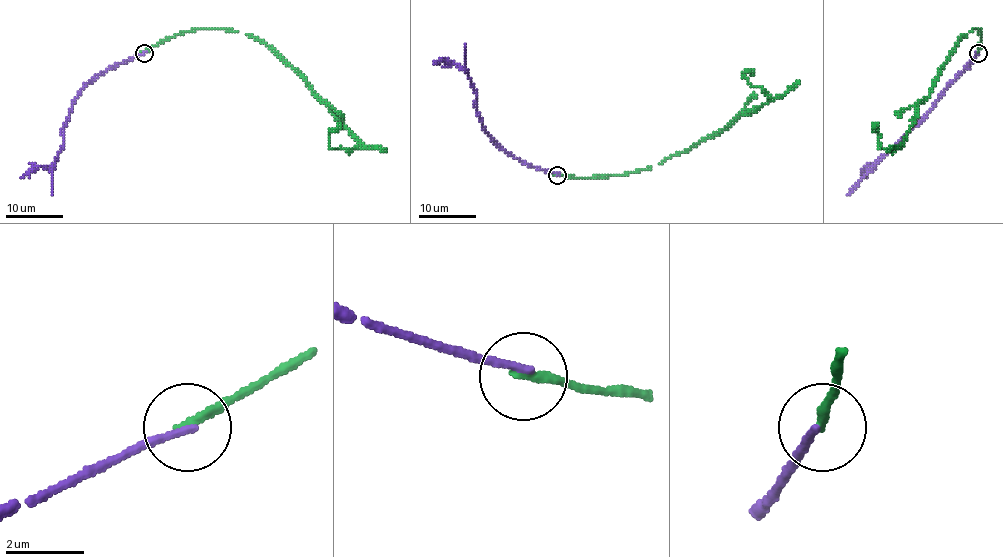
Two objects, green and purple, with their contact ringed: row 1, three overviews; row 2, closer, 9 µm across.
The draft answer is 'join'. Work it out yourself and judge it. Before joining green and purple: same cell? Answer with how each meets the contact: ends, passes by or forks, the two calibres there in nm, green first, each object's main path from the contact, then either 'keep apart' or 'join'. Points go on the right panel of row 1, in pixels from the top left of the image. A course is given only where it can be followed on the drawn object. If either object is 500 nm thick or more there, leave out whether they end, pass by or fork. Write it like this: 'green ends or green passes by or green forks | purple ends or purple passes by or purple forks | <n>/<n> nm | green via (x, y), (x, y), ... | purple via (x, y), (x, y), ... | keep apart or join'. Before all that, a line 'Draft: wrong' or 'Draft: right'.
Draft: wrong
green ends | purple ends | 240/200 nm | green via (977, 52), (979, 29), (973, 29), (956, 45), (919, 105), (903, 144), (882, 149), (873, 122) | purple via (977, 52), (935, 104), (847, 195) | keep apart

